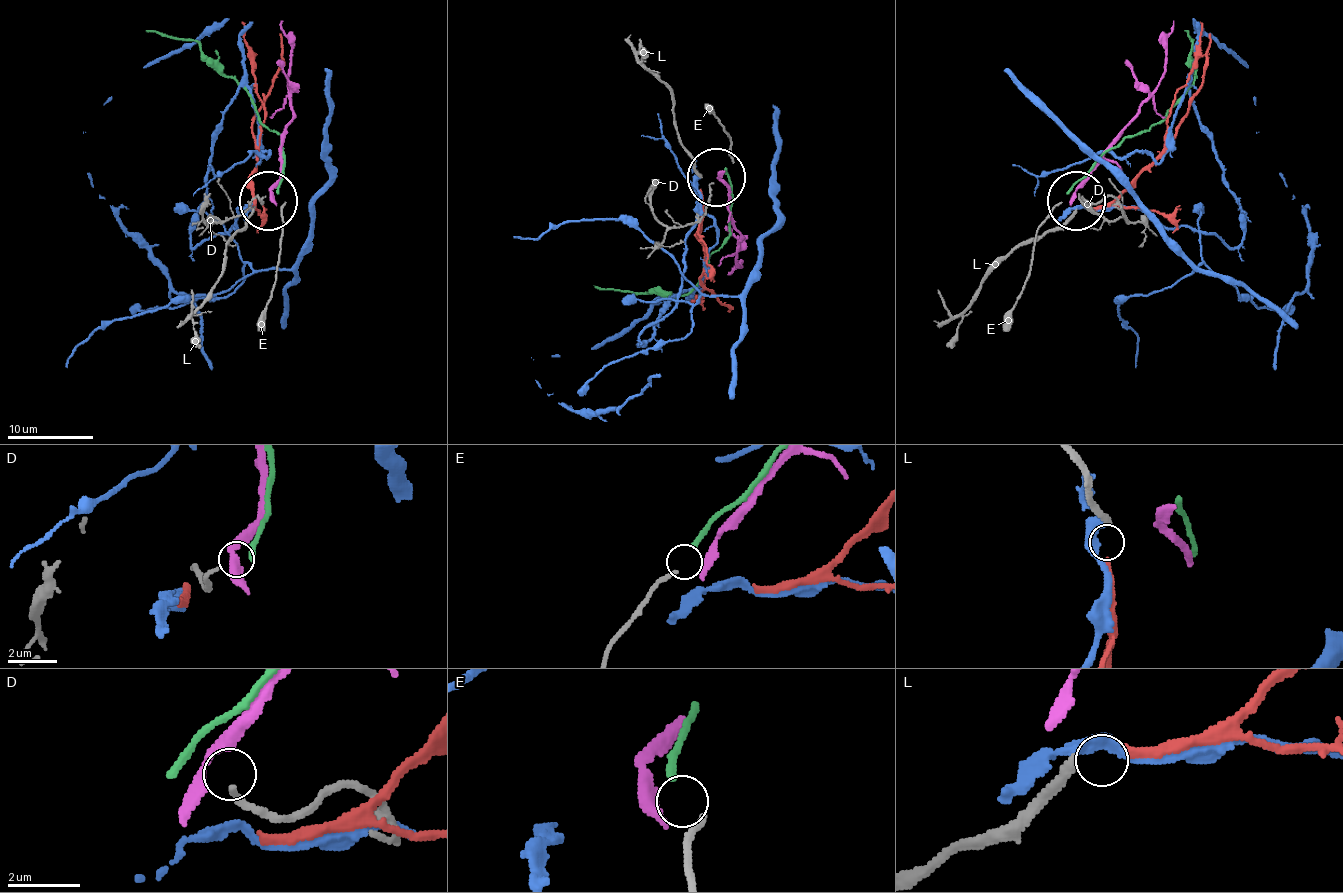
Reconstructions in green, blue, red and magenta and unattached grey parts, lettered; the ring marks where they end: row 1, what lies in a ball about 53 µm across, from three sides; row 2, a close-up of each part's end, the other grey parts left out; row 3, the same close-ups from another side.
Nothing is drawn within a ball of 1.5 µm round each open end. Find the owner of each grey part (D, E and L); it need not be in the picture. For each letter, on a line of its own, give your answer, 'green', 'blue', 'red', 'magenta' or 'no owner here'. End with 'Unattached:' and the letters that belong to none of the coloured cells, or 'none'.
D: no owner here
E: green
L: red
Unattached: D

